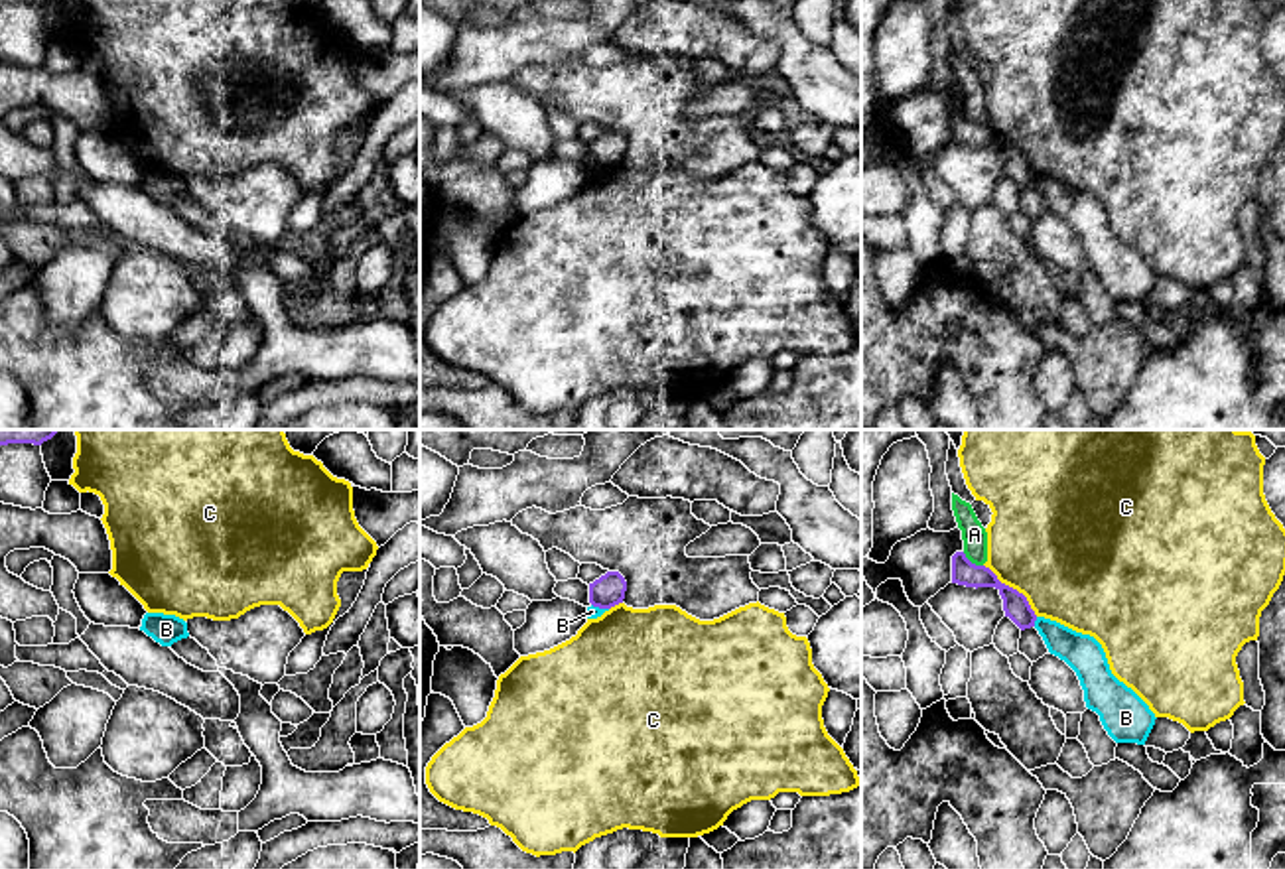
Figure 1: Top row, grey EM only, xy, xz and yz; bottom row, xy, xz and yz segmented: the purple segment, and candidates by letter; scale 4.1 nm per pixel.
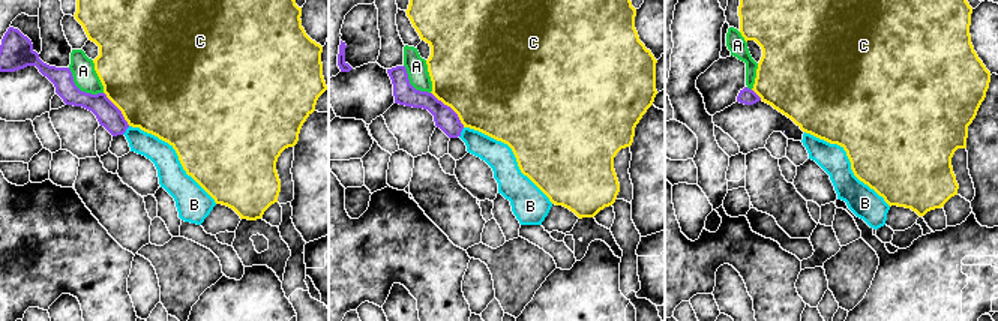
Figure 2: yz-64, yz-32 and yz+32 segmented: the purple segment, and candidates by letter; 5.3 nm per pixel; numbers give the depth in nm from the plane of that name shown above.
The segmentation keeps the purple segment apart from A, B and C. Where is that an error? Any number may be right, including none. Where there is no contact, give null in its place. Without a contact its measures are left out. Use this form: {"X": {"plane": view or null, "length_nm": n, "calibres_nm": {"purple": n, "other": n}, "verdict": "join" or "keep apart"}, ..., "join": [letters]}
{"A": {"plane": "yz", "length_nm": 110, "calibres_nm": {"purple": 100, "other": 100}, "verdict": "keep apart"}, "B": {"plane": "yz", "length_nm": 40, "calibres_nm": {"purple": 110, "other": 160}, "verdict": "keep apart"}, "C": {"plane": "yz", "length_nm": 300, "calibres_nm": {"purple": 110, "other": 500}, "verdict": "keep apart"}, "join": []}

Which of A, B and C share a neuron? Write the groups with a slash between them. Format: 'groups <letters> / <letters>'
groups A / B / C

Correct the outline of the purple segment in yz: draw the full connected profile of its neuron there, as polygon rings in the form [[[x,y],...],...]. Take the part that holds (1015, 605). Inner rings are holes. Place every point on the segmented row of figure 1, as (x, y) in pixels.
[[[964,552],[952,556],[952,583],[976,589],[995,587],[1003,599],[1005,617],[1009,617],[1021,631],[1035,627],[1037,615],[1027,597],[1001,583],[989,568],[972,564]]]

